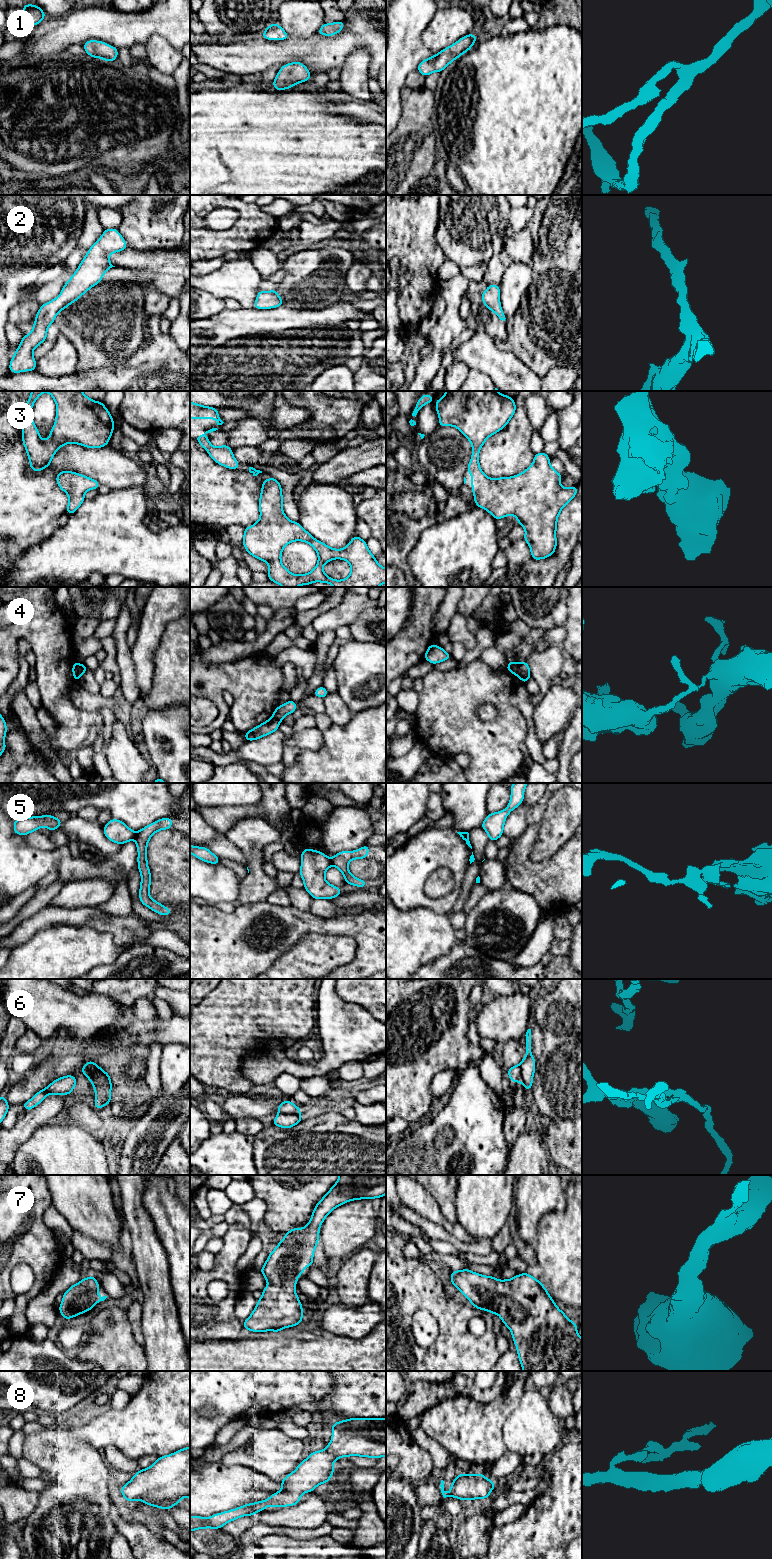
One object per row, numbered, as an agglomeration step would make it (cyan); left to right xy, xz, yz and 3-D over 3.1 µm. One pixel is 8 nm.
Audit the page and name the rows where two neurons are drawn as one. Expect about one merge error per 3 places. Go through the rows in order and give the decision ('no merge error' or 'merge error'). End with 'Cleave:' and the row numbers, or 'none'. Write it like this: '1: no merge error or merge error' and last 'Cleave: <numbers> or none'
1: no merge error
2: no merge error
3: no merge error
4: merge error
5: merge error
6: merge error
7: no merge error
8: no merge error
Cleave: 4, 5, 6

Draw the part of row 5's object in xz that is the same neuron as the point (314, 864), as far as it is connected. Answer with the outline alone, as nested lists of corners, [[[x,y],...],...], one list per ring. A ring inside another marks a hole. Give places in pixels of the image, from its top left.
[[[304,848],[300,857],[299,874],[304,882],[304,889],[313,899],[333,899],[342,893],[341,888],[330,885],[325,880],[325,873],[332,864],[323,852]]]

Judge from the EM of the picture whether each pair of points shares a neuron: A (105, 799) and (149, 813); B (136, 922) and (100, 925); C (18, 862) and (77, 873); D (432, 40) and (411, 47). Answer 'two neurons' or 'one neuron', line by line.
A: one neuron
B: one neuron
C: one neuron
D: two neurons

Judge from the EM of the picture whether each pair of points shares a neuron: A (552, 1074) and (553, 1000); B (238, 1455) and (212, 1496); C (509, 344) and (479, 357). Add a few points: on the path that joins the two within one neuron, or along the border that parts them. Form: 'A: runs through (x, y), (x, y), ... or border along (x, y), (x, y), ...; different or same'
A: runs through (553, 1056), (553, 1018); same
B: border along (220, 1462), (226, 1466), (247, 1466), (254, 1470); different
C: border along (492, 339), (499, 348), (511, 351), (520, 359); different

